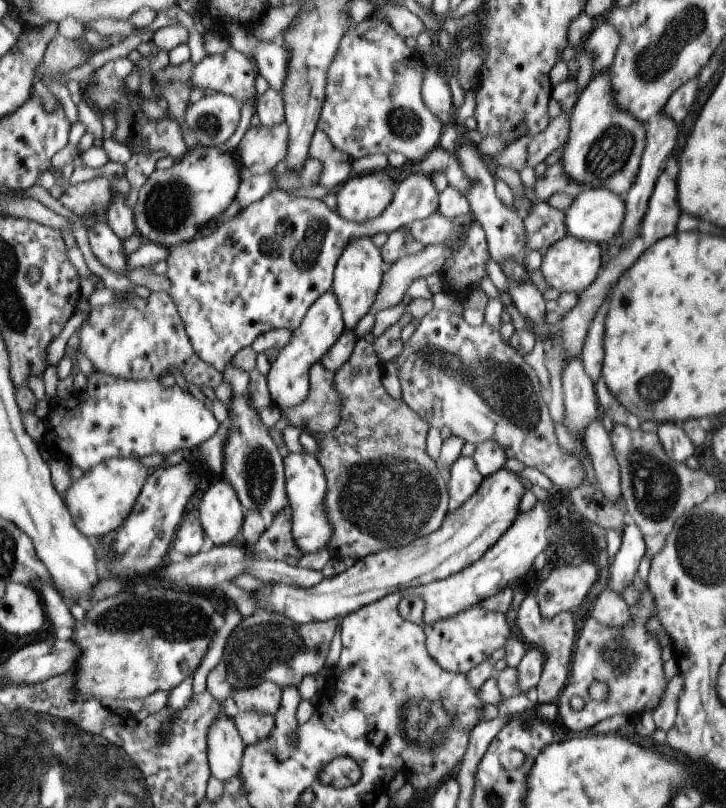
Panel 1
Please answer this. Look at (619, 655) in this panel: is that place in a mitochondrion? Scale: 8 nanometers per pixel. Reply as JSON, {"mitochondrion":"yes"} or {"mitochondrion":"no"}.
{"mitochondrion":"yes"}

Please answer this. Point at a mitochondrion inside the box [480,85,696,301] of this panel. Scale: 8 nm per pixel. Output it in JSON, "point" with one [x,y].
{"point":[608,155]}

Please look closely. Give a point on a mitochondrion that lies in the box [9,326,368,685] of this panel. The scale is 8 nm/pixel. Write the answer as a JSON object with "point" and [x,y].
{"point":[173,622]}

